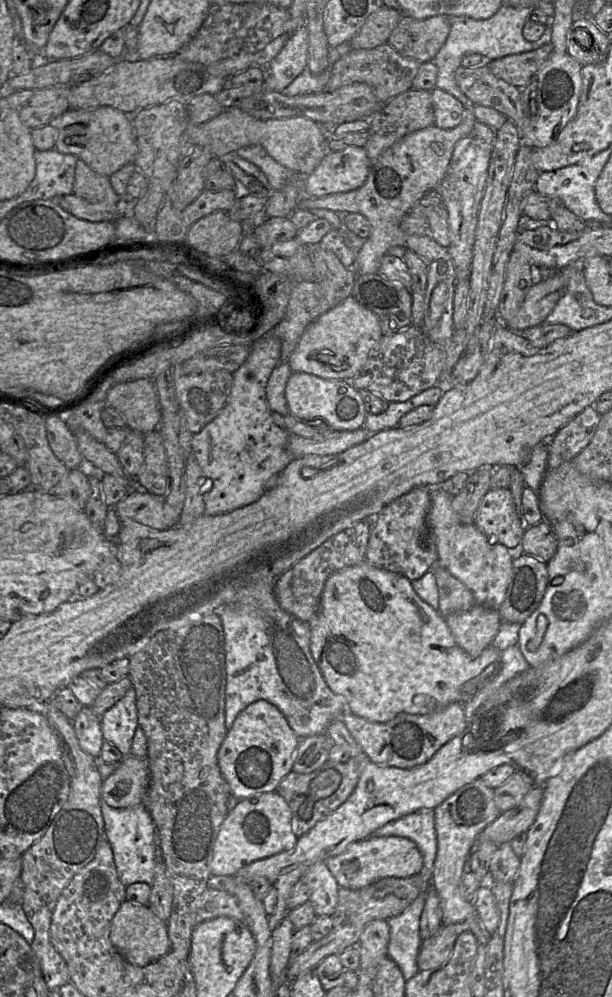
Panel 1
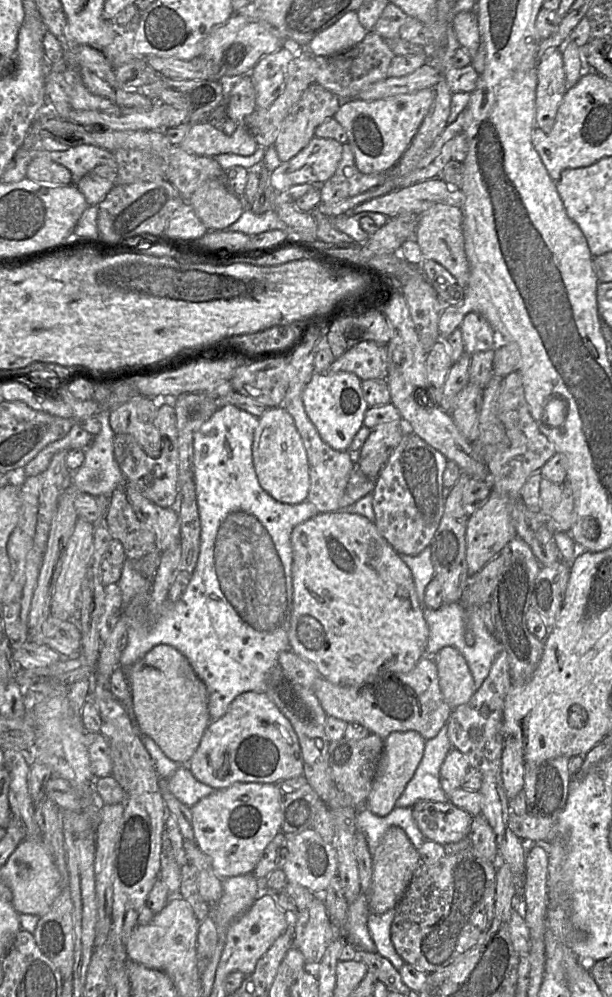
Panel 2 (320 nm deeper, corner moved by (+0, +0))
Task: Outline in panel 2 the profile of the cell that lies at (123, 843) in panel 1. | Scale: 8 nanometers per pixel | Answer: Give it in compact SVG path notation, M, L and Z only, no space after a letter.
M179 766L168 779L163 780L165 788L188 808L215 791L215 789L196 780L188 766Z

